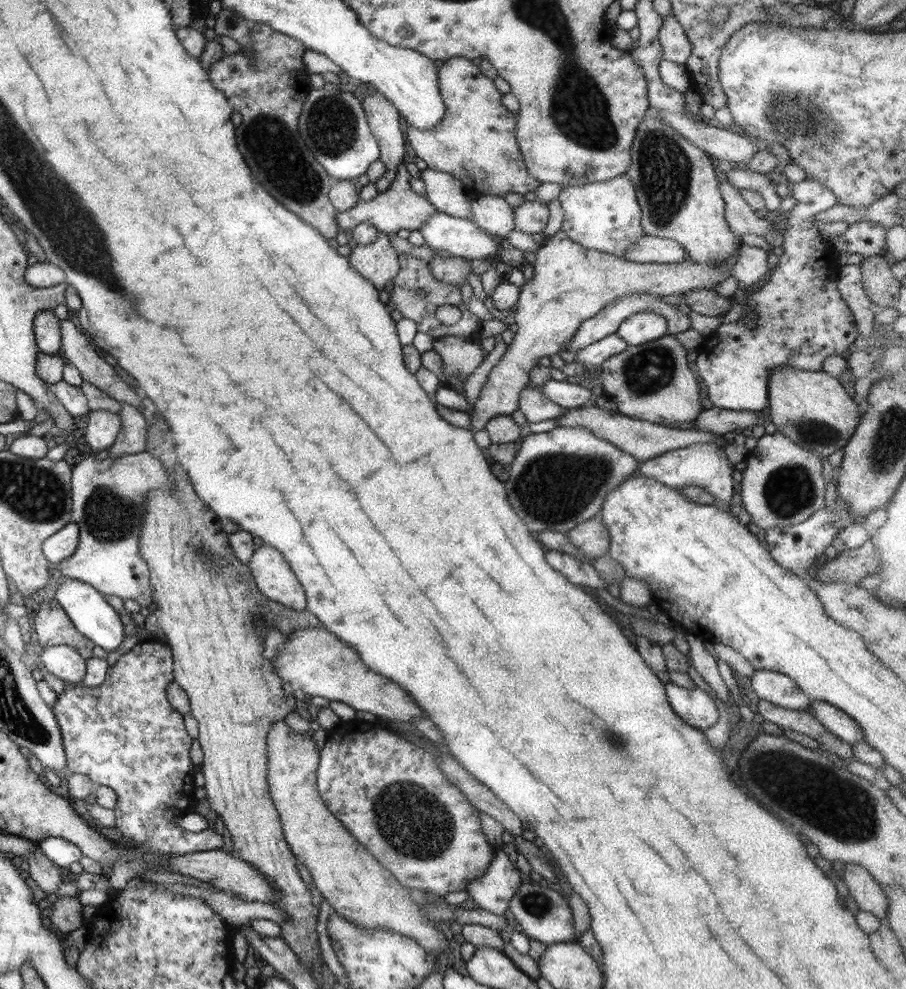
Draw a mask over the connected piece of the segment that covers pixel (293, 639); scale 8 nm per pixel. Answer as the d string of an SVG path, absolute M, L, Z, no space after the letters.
M326 628L298 629L287 636L272 662L276 676L310 696L344 702L357 710L372 712L390 722L414 722L425 718L419 704L393 680L372 672L352 646L332 635Z

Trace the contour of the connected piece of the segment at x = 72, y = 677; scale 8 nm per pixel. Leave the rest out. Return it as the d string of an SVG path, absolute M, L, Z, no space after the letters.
M65 644L44 648L40 660L48 672L67 685L79 685L87 671L87 660L83 655Z

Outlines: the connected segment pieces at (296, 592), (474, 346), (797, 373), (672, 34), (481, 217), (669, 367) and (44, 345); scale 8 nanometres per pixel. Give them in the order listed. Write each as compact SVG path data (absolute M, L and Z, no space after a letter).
M260 546L247 566L251 568L252 576L264 596L292 610L307 608L302 583L276 548Z
M442 336L434 339L433 349L441 356L444 371L449 374L461 372L465 380L486 356L480 343L475 343L470 337Z
M790 365L774 367L769 372L768 398L769 418L778 432L794 444L813 450L820 458L843 449L861 419L854 399L837 378L824 370L805 371Z
M672 14L664 20L658 40L663 49L664 60L676 63L678 68L685 68L686 61L692 52L692 44Z
M473 196L472 221L489 234L506 237L515 229L515 210L497 196Z
M664 335L656 340L648 341L638 346L629 346L620 354L607 358L601 364L601 377L604 396L613 400L618 412L649 423L671 427L674 422L684 424L694 420L705 408L700 402L699 381L694 377L686 360L687 349L676 339L675 335Z
M53 309L40 311L34 318L35 339L38 341L39 352L56 355L61 348L61 320L56 317Z

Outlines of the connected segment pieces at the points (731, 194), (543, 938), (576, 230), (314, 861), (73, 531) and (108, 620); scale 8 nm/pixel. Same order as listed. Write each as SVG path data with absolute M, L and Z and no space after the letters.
M722 179L719 189L725 202L725 219L738 238L743 234L765 237L770 231L777 231L773 222L770 222L767 217L756 215L756 211L750 208L740 191L730 185L728 180Z
M538 882L522 883L510 901L509 909L523 932L538 942L544 942L546 945L572 943L575 938L576 929L571 906L557 887Z
M626 173L602 182L566 187L557 199L564 210L561 230L570 240L587 249L623 258L625 250L646 235L641 225L641 206L638 204L634 183Z
M284 721L275 722L269 730L267 736L267 757L268 757L268 770L267 770L267 783L269 786L269 795L271 796L272 802L274 803L275 809L278 811L281 825L283 826L283 835L288 846L292 849L292 852L297 856L298 861L304 863L313 878L313 883L317 889L321 892L323 898L326 898L331 904L333 912L340 914L344 919L353 922L356 926L362 927L365 931L371 931L374 929L388 929L392 932L397 932L398 934L408 936L408 938L413 938L422 948L425 948L426 952L429 952L436 960L436 964L440 961L438 956L442 950L444 950L450 957L450 965L453 967L461 967L461 963L458 960L455 944L448 931L444 929L438 929L427 916L425 912L421 910L422 906L417 905L412 899L410 899L410 893L408 888L404 888L396 877L388 870L385 869L379 862L378 859L368 850L363 844L360 844L356 838L350 834L350 831L329 811L324 800L320 796L317 787L317 770L320 763L320 753L318 746L314 743L312 739L312 732L307 733L297 733L292 728L290 728Z
M72 521L56 534L48 537L42 544L42 553L48 559L48 562L60 564L64 560L68 560L76 548L78 548L78 541L80 536L80 528Z
M71 578L64 579L53 598L67 612L78 633L91 640L92 645L100 646L109 653L114 652L122 644L125 636L121 613L116 611L104 599L104 595L100 594L92 585Z

